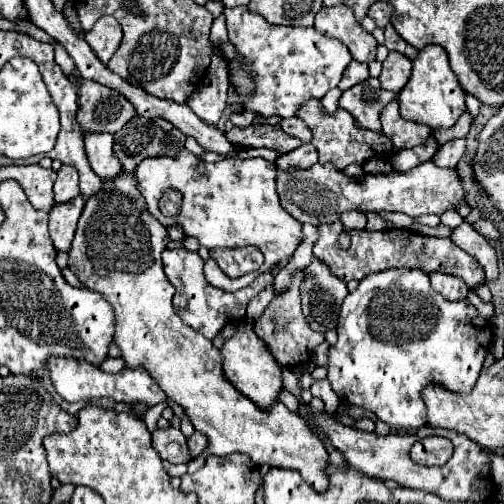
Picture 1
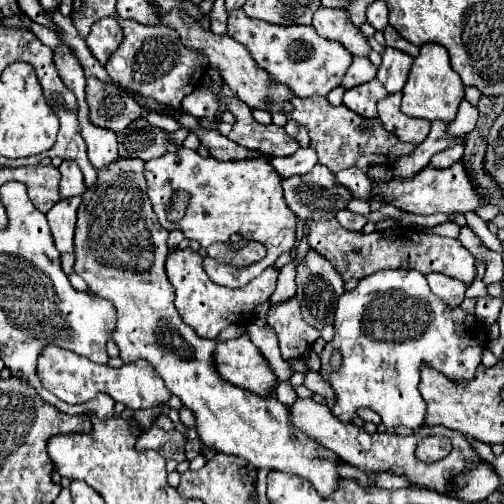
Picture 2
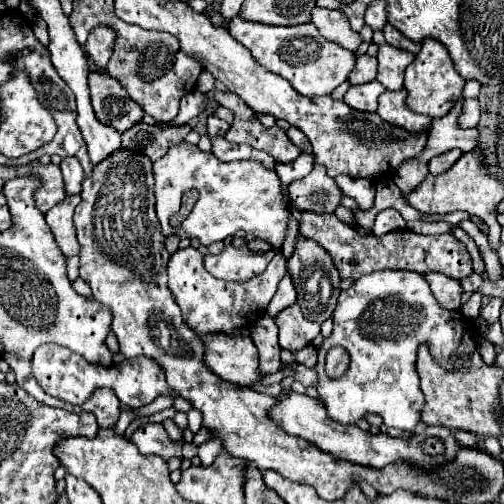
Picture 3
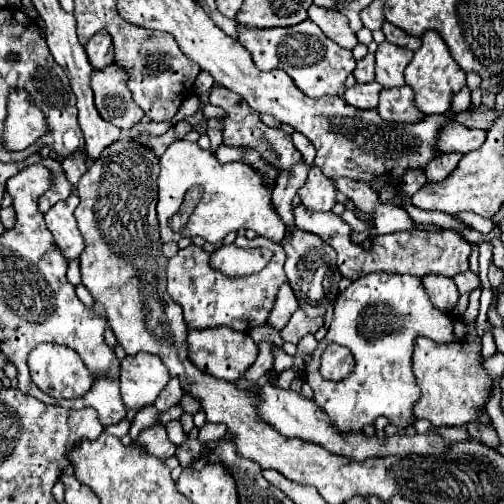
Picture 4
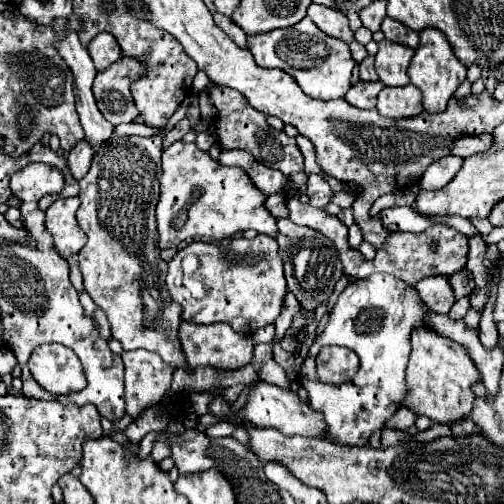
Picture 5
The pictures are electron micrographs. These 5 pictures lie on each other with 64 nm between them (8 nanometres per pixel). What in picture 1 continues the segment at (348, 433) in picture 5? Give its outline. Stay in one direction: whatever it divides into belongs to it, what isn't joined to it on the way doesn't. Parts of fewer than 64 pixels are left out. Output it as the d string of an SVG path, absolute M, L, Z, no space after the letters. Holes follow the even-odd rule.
M412 268L368 274L358 288L344 298L336 332L338 342L328 350L328 380L340 398L336 414L344 418L348 416L348 406L362 406L372 410L378 420L390 428L420 428L426 424L426 408L420 392L430 382L442 384L452 392L468 394L478 380L484 356L494 338L492 324L488 334L488 320L480 318L472 304L466 300L444 300L438 292L432 292L428 274Z

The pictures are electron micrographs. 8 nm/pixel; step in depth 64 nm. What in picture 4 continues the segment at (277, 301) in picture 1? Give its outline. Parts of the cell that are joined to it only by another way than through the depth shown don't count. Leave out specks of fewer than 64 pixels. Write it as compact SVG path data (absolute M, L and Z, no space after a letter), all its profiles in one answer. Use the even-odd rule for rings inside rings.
M298 308L298 310L292 314L292 318L290 318L290 322L286 324L286 328L284 328L280 334L282 334L282 340L298 344L298 340L300 340L304 334L316 332L316 330L320 328L320 324L322 324L322 320L310 320L310 318L302 312L302 308Z

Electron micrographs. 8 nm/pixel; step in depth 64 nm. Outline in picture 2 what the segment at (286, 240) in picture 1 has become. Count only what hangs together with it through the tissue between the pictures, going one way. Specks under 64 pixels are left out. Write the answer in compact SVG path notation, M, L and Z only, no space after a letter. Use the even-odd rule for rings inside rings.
M180 146L176 152L168 152L168 154L156 158L156 160L146 162L146 180L148 180L148 192L150 192L148 196L152 200L152 208L154 208L156 216L158 216L158 220L160 220L162 228L174 230L174 226L176 226L178 230L184 232L184 236L188 240L196 240L202 246L210 246L214 242L226 242L236 232L240 232L244 238L258 240L258 242L262 242L266 246L267 254L260 262L254 262L254 264L248 264L248 266L242 266L242 268L234 268L230 264L222 264L222 262L206 256L204 258L204 270L210 276L210 280L216 282L216 284L229 288L245 286L252 279L259 276L266 268L272 266L284 250L292 250L292 246L294 246L296 216L292 216L292 210L286 206L284 192L282 192L282 180L280 180L278 172L264 158L236 160L236 162L218 162L212 156L204 158L196 150ZM178 190L184 190L184 192L190 194L190 204L188 204L186 216L180 222L172 224L172 222L166 220L166 212L168 212L170 204L172 204L172 196Z

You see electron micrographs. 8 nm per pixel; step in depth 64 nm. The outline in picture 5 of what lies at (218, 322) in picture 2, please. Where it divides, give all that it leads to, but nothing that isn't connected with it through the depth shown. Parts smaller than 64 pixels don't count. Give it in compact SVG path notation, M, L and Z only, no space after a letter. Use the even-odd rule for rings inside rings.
M258 234L248 240L238 238L228 246L192 242L184 250L178 250L168 264L168 294L176 304L182 306L182 318L188 322L226 322L240 334L254 334L258 328L274 324L284 308L284 298L288 294L278 248L276 239L265 234ZM228 256L242 260L230 262ZM254 256L260 256L260 260L254 262Z

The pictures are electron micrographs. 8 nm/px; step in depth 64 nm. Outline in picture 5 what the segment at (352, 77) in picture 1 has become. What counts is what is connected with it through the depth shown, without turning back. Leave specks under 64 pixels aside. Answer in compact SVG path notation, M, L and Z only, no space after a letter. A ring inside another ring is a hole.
M366 56L360 64L360 80L364 82L376 82L378 74L374 70L374 56Z

